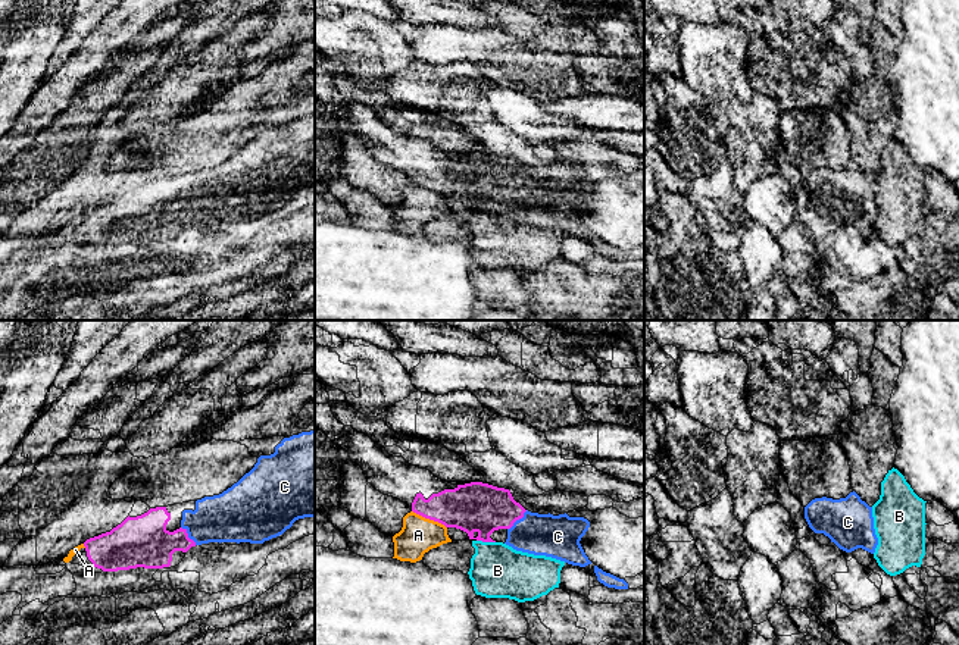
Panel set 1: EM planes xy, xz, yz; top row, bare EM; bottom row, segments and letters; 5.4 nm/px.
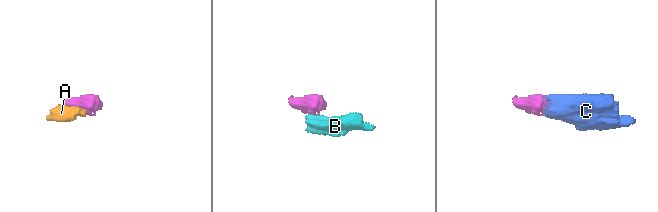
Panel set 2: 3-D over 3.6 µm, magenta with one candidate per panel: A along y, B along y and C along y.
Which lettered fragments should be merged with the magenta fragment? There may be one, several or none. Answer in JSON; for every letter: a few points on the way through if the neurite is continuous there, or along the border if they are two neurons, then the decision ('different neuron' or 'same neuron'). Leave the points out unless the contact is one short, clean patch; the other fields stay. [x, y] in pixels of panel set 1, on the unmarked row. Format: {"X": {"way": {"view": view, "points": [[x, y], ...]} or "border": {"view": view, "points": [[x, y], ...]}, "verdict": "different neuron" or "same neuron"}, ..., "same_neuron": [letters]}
{"A": {"border": {"view": "xz", "points": [[412, 181], [440, 193], [446, 199]]}, "verdict": "different neuron"}, "B": {"border": {"view": "xz", "points": [[477, 210], [494, 213]]}, "verdict": "different neuron"}, "C": {"way": {"view": "xz", "points": [[480, 178], [496, 179], [518, 190], [534, 204], [558, 207]]}, "verdict": "same neuron"}, "same_neuron": ["C"]}

